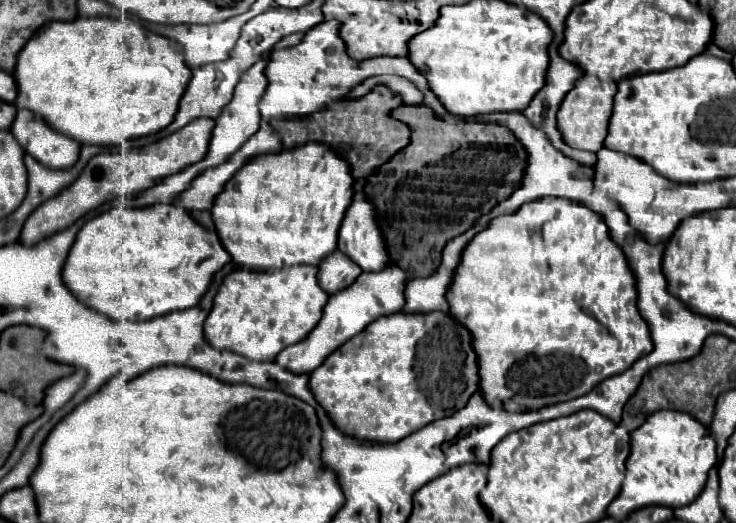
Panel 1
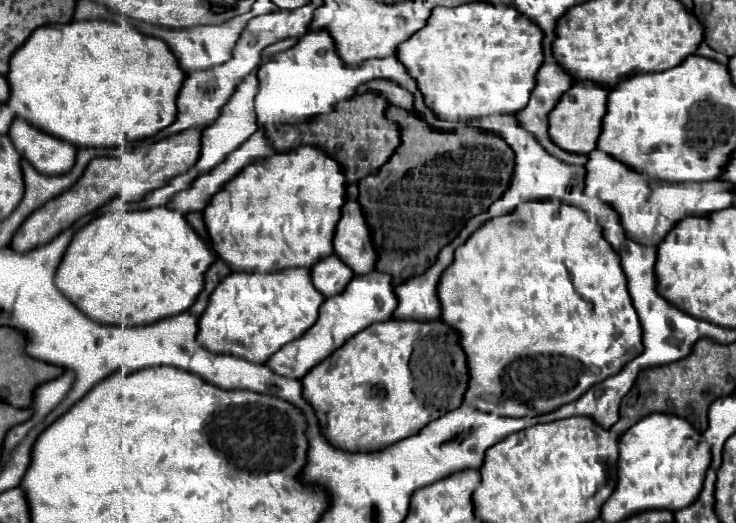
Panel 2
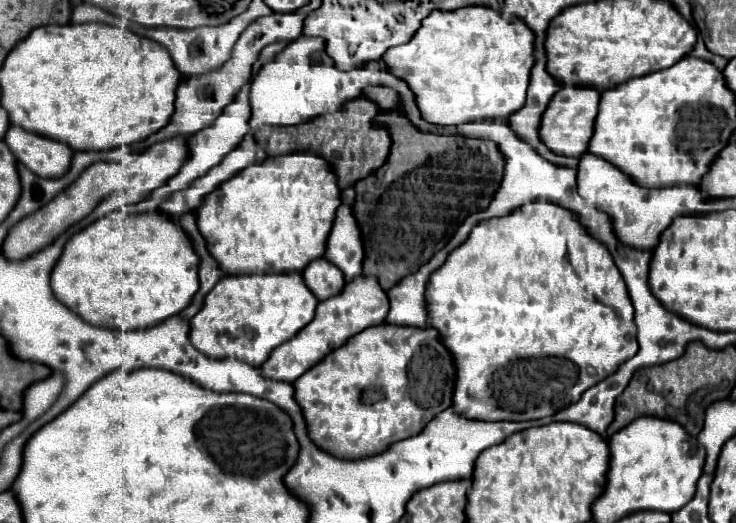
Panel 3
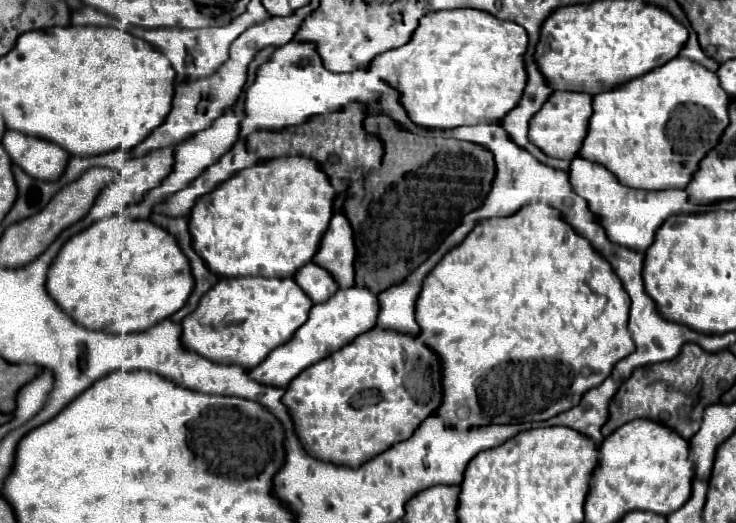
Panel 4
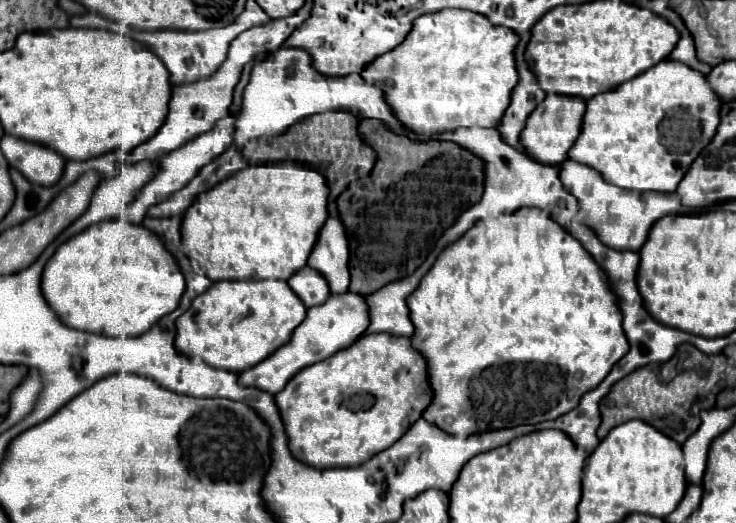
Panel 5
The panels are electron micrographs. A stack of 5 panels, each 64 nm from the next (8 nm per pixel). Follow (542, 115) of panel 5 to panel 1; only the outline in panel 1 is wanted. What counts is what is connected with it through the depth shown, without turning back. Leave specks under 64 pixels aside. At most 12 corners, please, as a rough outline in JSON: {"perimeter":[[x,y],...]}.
{"perimeter":[[578,78],[556,114],[564,142],[602,148],[614,82]]}

